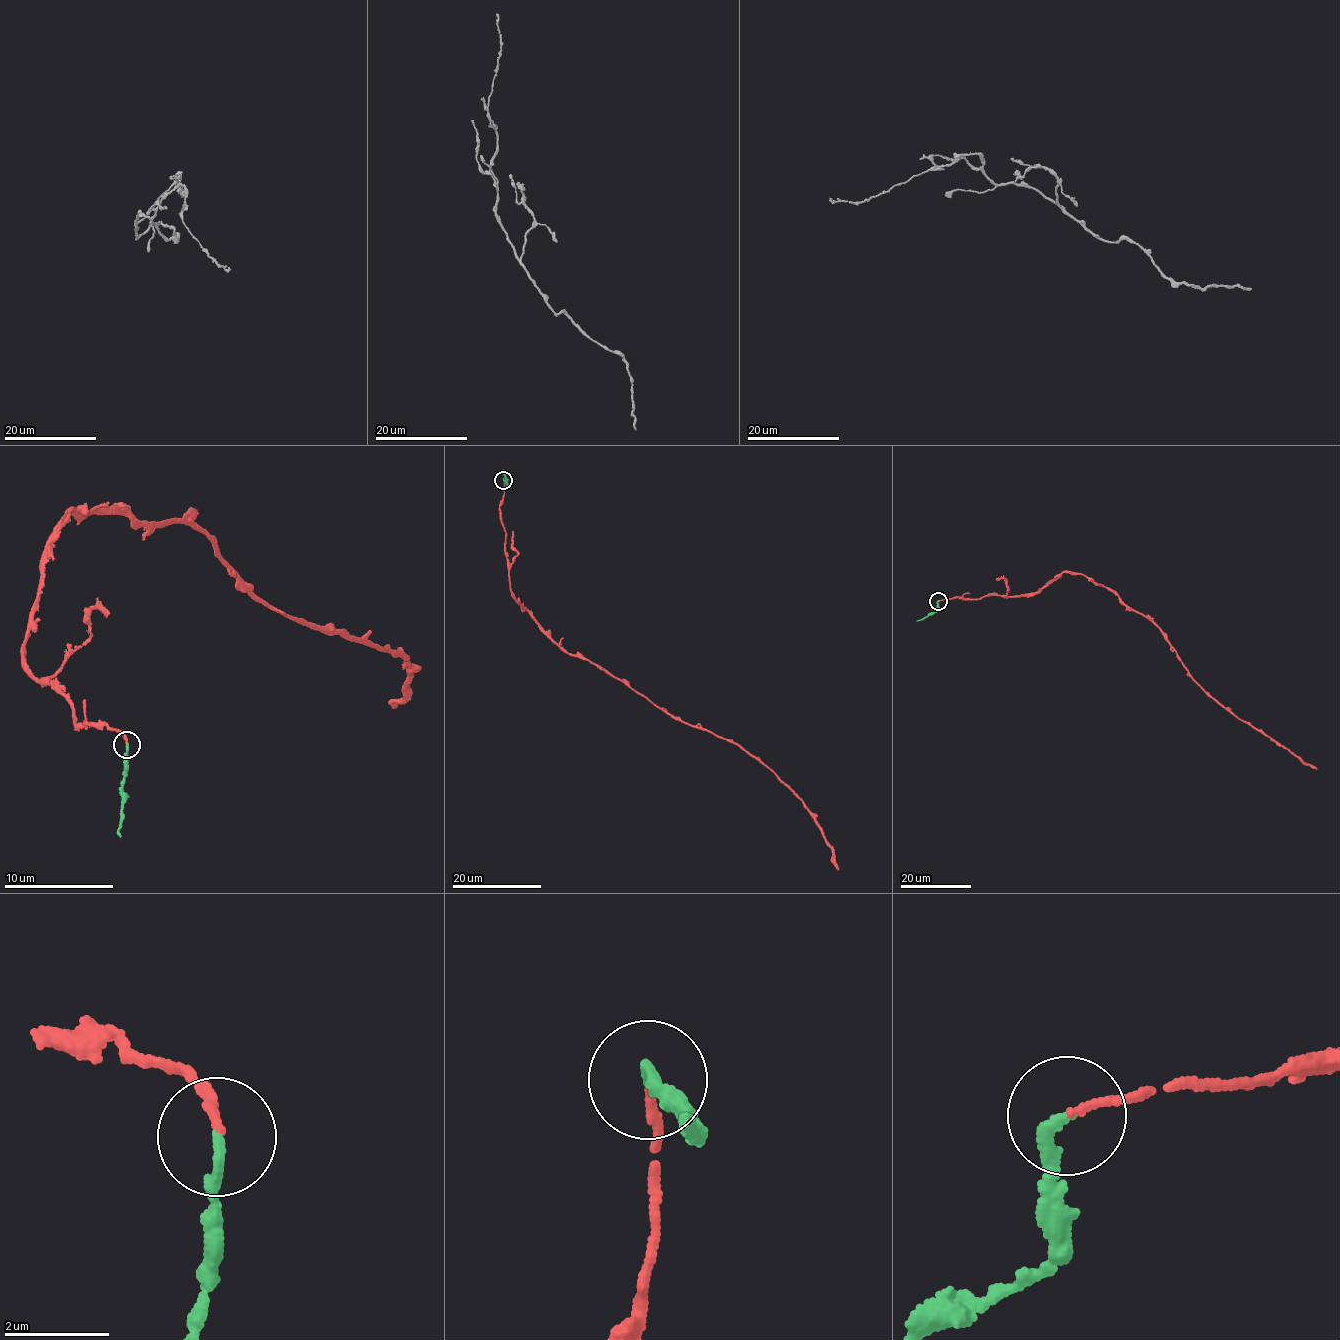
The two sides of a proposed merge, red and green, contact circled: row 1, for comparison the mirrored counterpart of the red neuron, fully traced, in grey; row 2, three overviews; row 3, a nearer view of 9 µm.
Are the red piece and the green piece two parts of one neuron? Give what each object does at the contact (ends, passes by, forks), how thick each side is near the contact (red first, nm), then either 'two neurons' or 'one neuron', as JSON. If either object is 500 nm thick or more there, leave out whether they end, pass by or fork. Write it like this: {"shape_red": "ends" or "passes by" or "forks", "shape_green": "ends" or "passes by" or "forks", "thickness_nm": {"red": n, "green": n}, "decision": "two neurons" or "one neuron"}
{"shape_red": "ends", "shape_green": "ends", "thickness_nm": {"red": 140, "green": 220}, "decision": "one neuron"}

